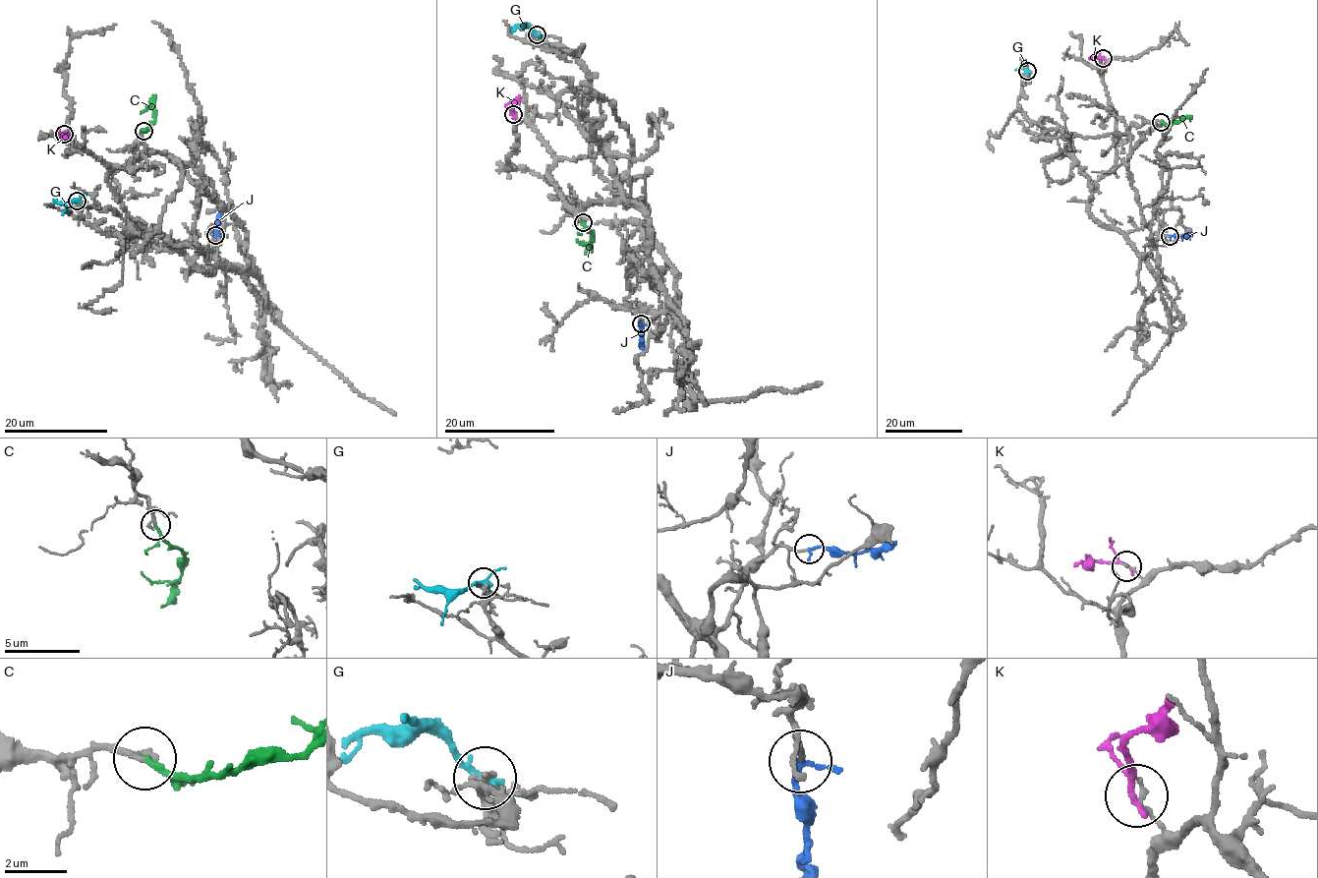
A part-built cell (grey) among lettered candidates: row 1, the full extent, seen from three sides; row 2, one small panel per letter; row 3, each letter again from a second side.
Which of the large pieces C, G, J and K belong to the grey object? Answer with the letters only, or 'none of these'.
C, J

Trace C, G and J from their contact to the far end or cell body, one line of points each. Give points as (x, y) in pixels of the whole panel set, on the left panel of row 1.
C: (143, 131), (154, 120), (152, 100), (149, 104)
G: (78, 200), (52, 202)
J: (215, 234), (221, 212)

